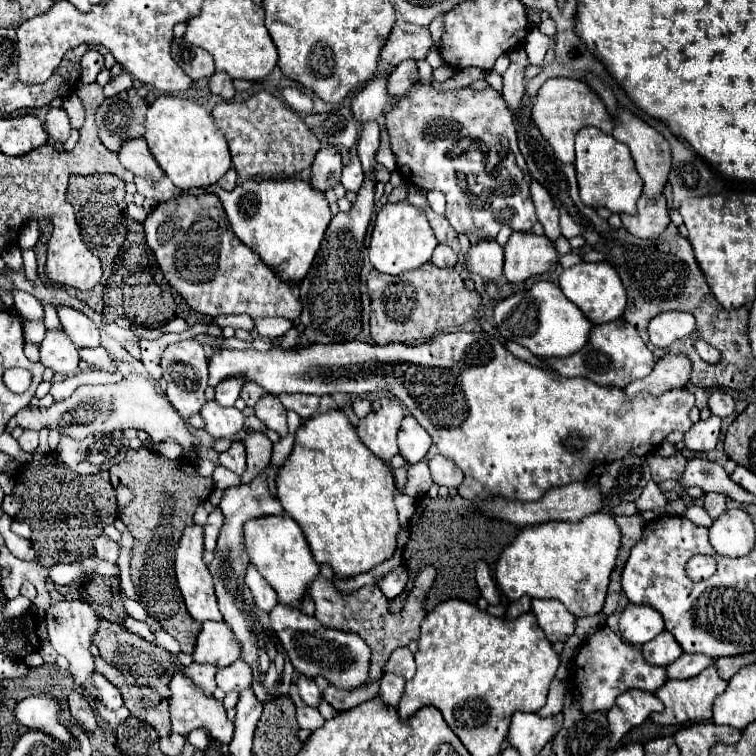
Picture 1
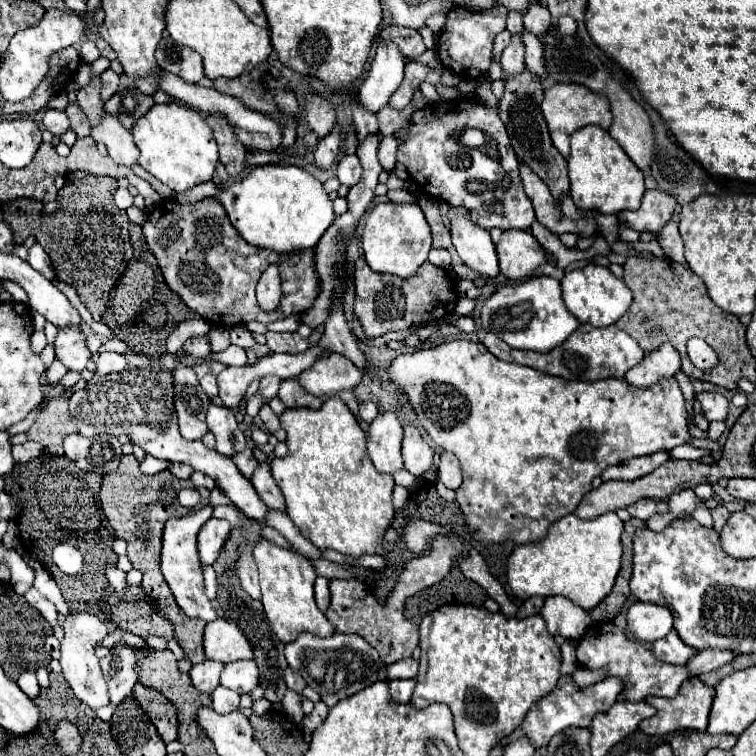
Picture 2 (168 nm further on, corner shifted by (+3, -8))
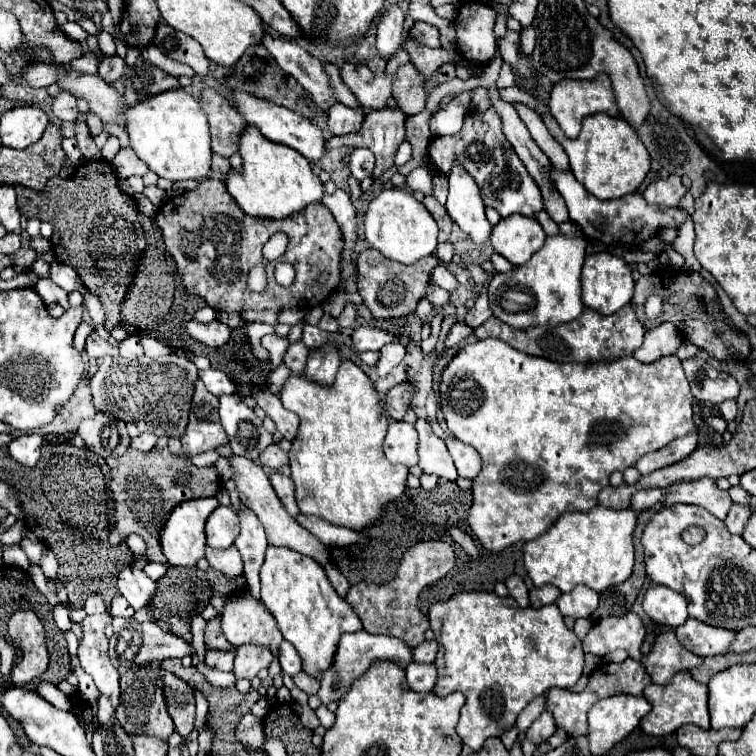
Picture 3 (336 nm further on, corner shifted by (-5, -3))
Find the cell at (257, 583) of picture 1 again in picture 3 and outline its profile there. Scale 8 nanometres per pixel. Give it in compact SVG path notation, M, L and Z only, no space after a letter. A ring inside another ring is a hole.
M242 507L238 511L238 519L240 519L240 535L234 539L234 545L238 547L244 559L244 577L248 579L248 591L256 599L260 599L258 571L264 563L264 551L268 547L266 533L258 517L248 507Z

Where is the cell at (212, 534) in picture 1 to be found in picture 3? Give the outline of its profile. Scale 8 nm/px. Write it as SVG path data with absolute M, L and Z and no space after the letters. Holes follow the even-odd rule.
M218 507L206 521L206 539L210 547L228 549L238 535L238 515L232 507Z

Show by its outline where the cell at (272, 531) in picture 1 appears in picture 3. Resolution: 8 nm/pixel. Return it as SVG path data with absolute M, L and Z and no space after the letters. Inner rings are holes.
M270 545L266 549L266 559L260 569L260 599L274 615L284 639L298 649L304 673L316 679L320 677L318 673L324 673L334 663L340 637L362 629L360 617L334 591L324 569L312 557L286 547Z

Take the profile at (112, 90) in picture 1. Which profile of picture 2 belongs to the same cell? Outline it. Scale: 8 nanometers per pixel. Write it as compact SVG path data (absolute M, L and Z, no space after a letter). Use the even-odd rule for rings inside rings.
M106 70L102 74L102 102L112 98L118 92L118 74L112 70Z

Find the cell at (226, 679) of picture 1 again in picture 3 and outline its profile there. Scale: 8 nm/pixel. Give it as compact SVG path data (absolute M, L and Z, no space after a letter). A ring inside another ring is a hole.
M246 643L246 647L236 647L236 659L234 659L234 675L242 679L252 679L258 675L260 669L266 669L274 655L266 647L256 647L252 643Z

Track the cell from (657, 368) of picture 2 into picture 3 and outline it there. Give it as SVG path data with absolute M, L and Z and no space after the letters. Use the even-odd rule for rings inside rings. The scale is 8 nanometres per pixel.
M660 323L644 333L644 343L638 351L634 351L634 357L642 363L652 363L660 359L662 355L672 355L682 345L682 335L674 327L674 323Z

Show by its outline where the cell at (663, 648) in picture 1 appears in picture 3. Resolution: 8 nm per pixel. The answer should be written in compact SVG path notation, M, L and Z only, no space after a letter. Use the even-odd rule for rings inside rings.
M688 619L684 625L676 627L678 641L692 653L700 657L720 655L730 649L736 631L726 631L724 627L710 627L708 623L698 623L698 619Z

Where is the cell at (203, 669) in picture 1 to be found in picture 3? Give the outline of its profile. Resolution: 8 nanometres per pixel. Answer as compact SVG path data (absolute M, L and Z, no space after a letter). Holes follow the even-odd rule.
M206 651L206 665L216 669L216 671L232 671L232 661L234 661L234 651Z

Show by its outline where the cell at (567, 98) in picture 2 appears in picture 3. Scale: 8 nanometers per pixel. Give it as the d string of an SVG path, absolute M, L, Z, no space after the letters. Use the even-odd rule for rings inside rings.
M598 75L598 77L594 77L594 81L576 81L576 79L558 81L550 91L548 107L550 107L550 113L554 115L554 119L558 121L558 125L562 127L562 131L570 139L578 137L580 123L586 115L594 115L594 113L608 113L612 117L618 115L618 107L614 101L614 93L612 93L612 85L610 85L608 75Z

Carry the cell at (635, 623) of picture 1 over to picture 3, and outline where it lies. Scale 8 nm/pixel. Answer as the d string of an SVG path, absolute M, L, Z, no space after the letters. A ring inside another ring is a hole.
M652 585L646 591L644 611L652 621L660 625L670 625L670 627L678 627L688 619L686 597L662 585Z

